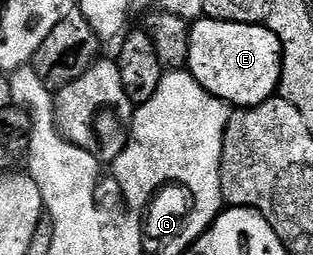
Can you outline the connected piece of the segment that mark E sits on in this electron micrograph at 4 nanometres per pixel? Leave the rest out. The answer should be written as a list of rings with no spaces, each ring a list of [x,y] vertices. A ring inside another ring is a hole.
[[[202,17],[190,23],[189,54],[186,69],[213,96],[232,108],[256,106],[276,97],[279,77],[283,74],[283,46],[279,37],[266,24],[254,22],[222,22],[216,18]]]

